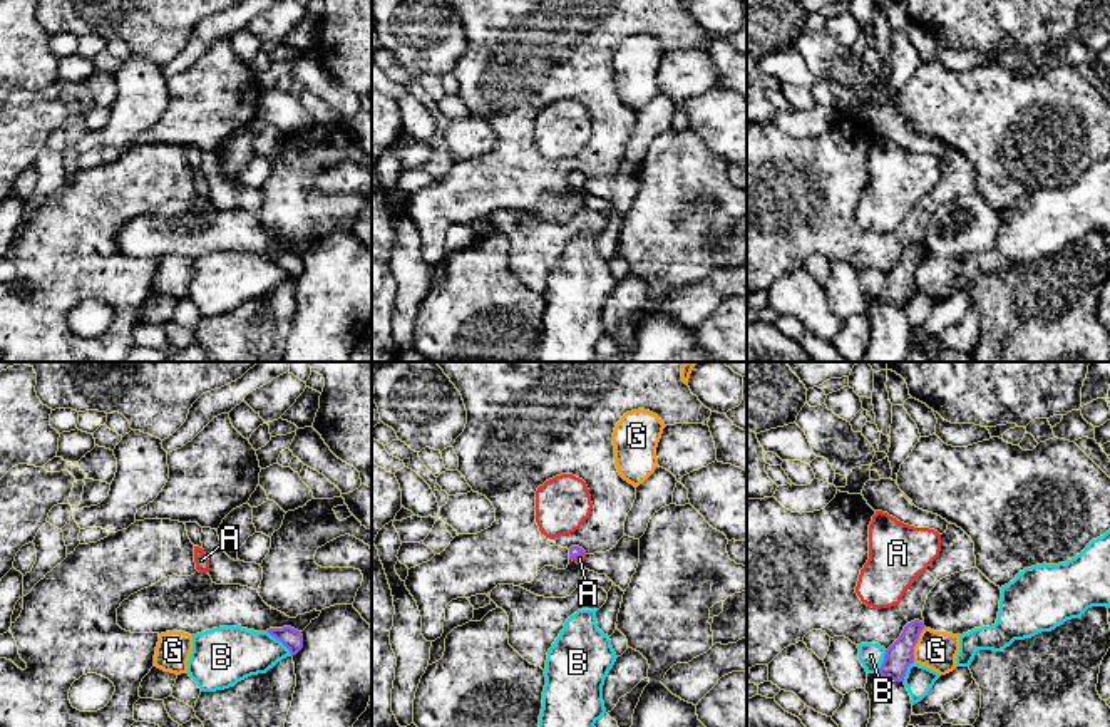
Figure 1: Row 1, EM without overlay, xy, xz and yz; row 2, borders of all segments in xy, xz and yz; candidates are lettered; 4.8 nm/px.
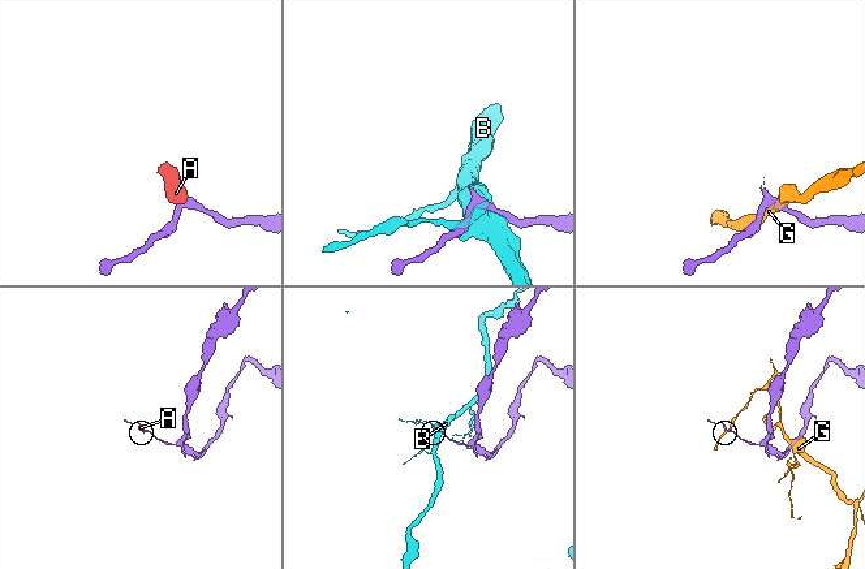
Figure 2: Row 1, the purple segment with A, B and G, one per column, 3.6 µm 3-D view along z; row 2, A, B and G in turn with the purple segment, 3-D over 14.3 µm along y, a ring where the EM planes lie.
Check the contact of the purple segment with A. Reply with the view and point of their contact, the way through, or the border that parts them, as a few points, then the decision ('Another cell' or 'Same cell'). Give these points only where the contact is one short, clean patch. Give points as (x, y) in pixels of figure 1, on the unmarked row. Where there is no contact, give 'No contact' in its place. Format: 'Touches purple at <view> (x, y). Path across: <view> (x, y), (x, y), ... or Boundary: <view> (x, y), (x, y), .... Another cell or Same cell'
Touches purple at xz (578, 180). Path across: xz (575, 176), (578, 180), (580, 183). Same cell

